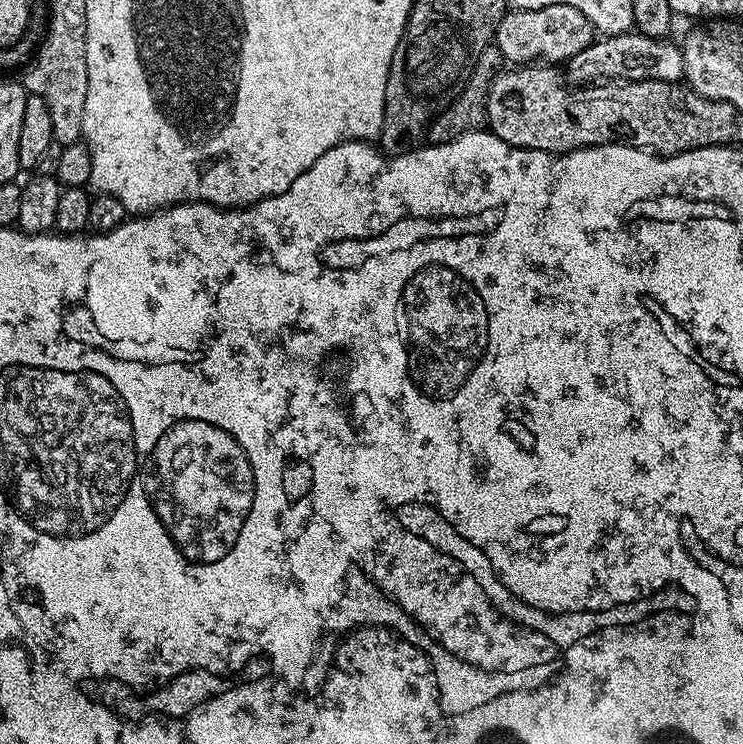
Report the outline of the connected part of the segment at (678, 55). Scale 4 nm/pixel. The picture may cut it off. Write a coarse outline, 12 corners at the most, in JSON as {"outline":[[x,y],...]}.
{"outline":[[641,32],[604,36],[571,65],[576,82],[684,80],[684,53]]}

